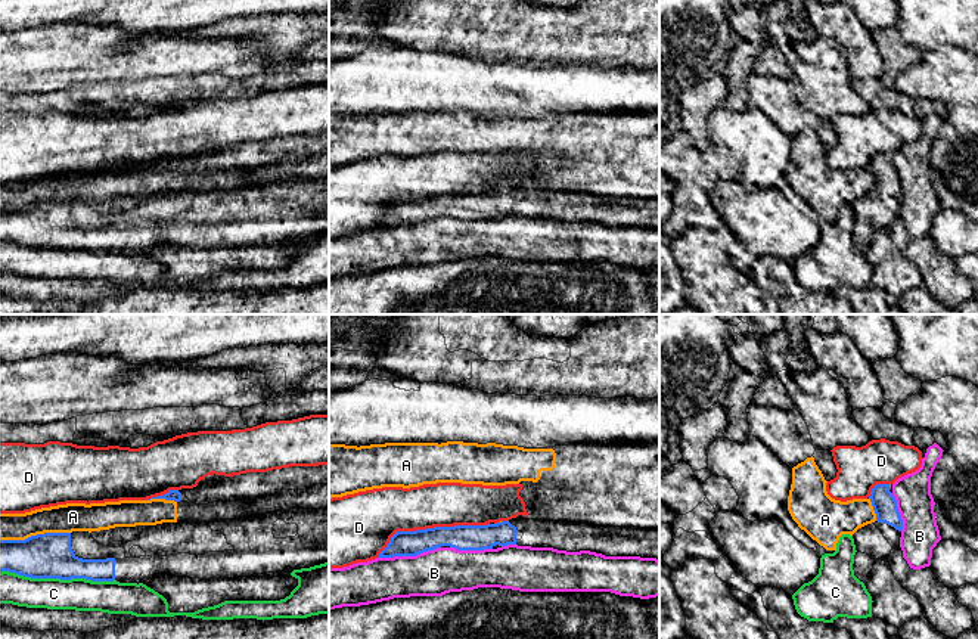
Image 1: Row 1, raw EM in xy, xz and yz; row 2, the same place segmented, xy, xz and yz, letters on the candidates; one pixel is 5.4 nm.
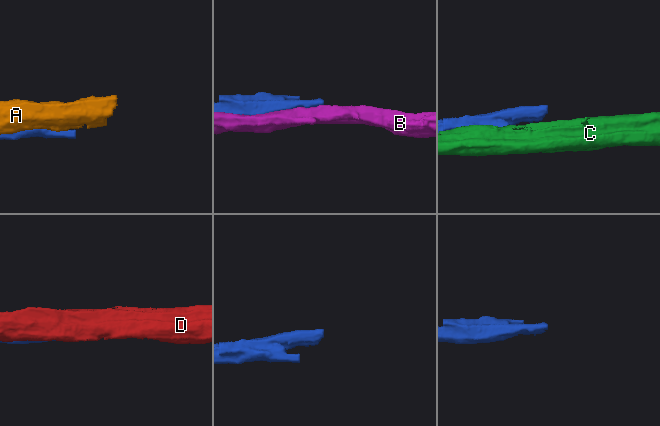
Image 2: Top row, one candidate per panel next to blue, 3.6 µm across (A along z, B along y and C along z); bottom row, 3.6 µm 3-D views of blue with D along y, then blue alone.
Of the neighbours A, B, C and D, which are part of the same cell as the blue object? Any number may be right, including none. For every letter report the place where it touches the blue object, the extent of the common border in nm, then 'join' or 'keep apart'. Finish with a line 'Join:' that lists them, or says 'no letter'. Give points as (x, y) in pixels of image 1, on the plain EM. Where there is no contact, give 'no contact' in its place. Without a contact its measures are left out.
A: contact xy (34, 205); length 380 nm; keep apart
B: contact xz (409, 225); length 340 nm; keep apart
C: contact xy (58, 247); length 650 nm; keep apart
D: contact xz (429, 198); length 650 nm; keep apart
Join: no letter

